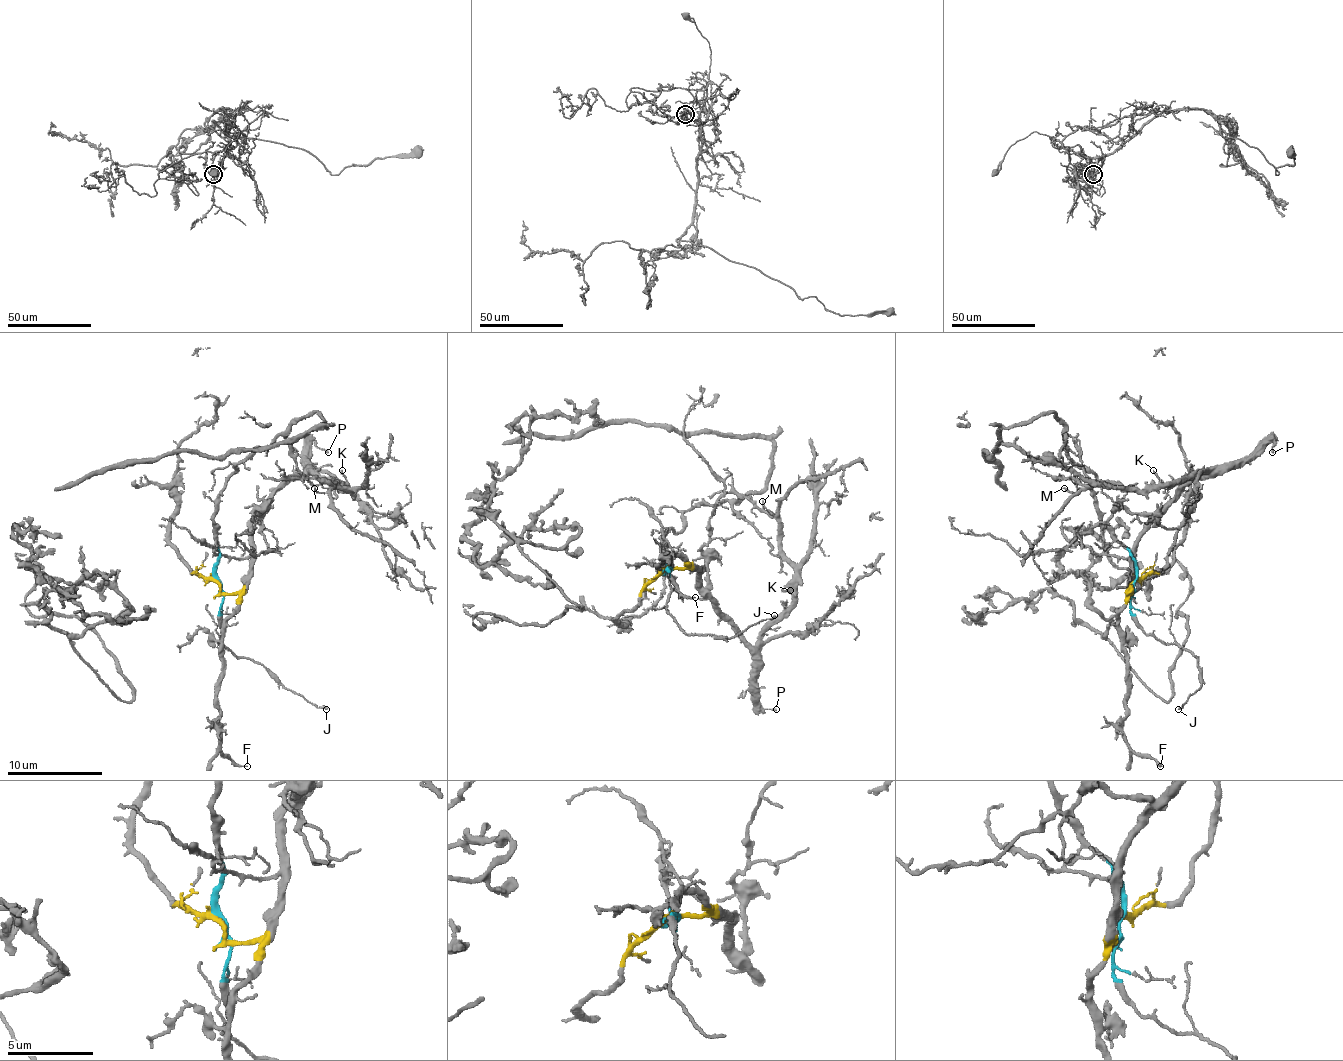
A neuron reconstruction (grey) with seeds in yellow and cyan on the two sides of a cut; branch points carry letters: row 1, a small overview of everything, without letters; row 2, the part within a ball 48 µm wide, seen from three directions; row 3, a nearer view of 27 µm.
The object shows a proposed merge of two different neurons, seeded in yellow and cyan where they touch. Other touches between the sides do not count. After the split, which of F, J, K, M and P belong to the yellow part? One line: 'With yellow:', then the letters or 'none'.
With yellow: F, K, M, P

